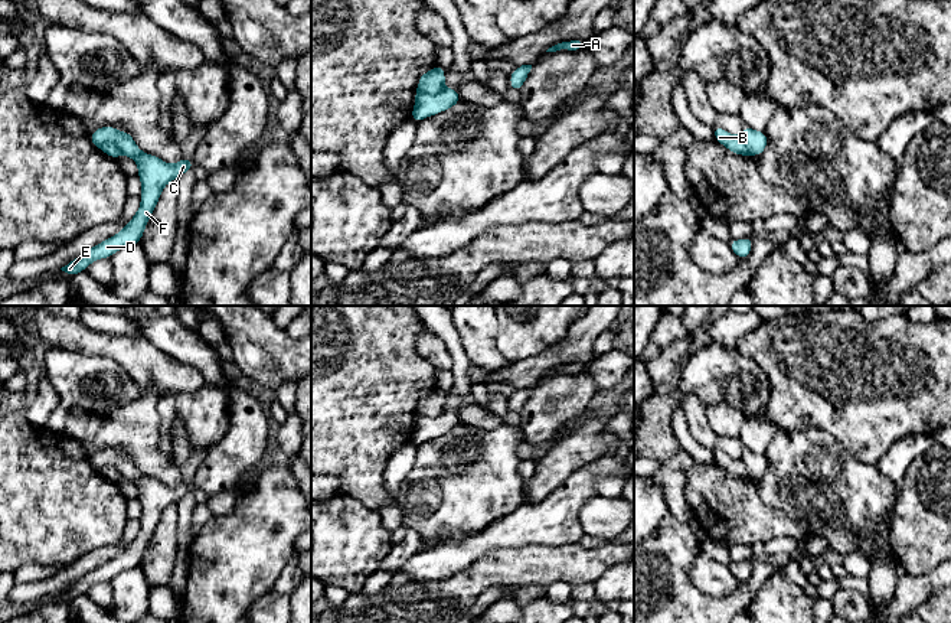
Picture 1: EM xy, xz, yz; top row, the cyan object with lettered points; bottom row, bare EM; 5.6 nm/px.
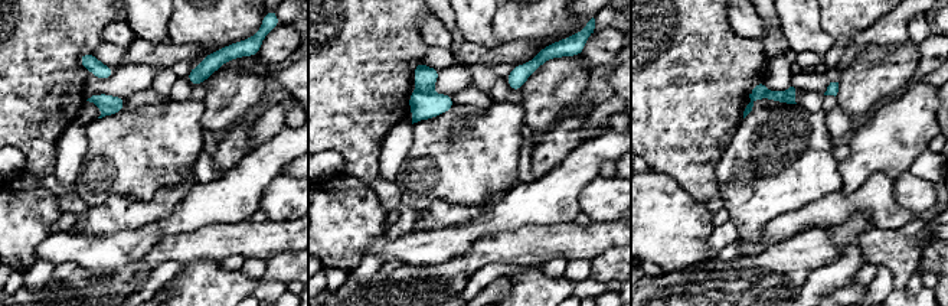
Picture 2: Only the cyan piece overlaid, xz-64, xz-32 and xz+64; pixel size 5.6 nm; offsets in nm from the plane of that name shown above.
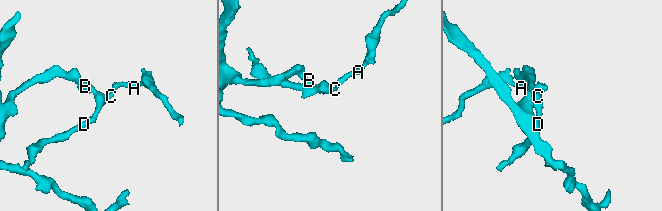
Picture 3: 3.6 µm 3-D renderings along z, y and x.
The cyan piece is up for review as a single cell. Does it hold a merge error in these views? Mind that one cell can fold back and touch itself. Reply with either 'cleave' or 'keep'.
cleave

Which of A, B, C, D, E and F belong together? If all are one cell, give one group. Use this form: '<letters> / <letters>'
A C D E F / B

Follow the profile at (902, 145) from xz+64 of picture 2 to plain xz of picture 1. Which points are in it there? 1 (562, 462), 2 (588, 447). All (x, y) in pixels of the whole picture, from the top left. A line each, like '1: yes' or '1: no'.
1: yes
2: yes

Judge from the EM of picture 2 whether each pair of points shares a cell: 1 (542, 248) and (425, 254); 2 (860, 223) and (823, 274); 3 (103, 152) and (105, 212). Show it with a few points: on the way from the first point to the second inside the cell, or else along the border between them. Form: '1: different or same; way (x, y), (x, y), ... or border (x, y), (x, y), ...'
1: different; border (494, 233), (486, 233), (464, 254), (435, 266)
2: same; way (849, 237), (849, 254), (837, 266)
3: different; border (140, 201), (110, 195), (103, 202), (88, 207)

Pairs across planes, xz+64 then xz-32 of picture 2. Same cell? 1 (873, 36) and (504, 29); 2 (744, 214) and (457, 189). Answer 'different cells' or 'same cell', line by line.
1: different cells
2: same cell

